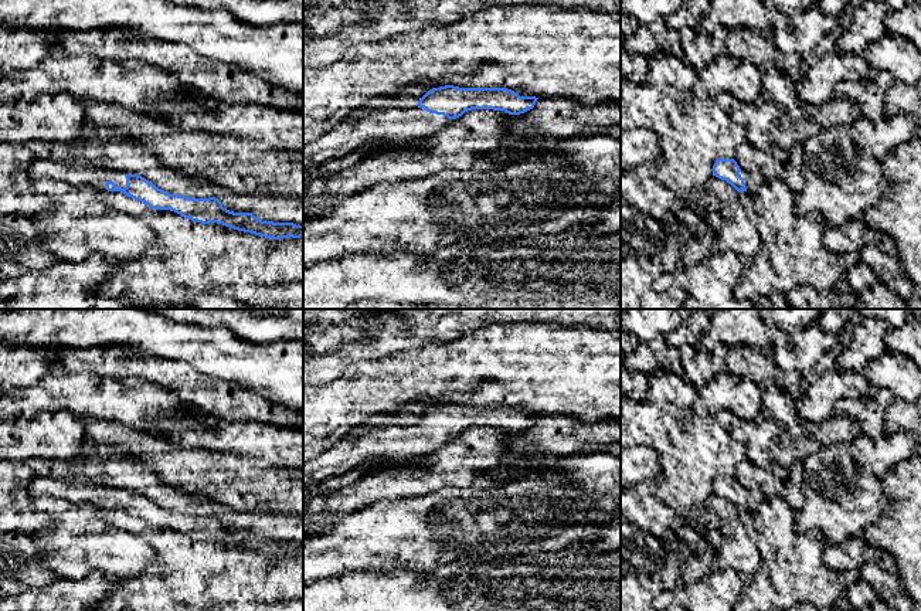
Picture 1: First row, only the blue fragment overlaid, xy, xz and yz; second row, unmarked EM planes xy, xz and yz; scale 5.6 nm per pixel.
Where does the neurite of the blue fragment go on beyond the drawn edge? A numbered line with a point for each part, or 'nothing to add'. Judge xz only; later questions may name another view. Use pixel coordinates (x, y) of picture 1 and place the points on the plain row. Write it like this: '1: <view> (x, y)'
1: xz (364, 443)

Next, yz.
1: yz (753, 499)

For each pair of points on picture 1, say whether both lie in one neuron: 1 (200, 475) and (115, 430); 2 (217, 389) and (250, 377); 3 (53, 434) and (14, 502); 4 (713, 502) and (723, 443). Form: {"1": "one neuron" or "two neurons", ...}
{"1": "one neuron", "2": "two neurons", "3": "one neuron", "4": "two neurons"}

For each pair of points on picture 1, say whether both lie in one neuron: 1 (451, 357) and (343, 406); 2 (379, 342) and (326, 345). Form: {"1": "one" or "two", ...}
{"1": "one", "2": "one"}

